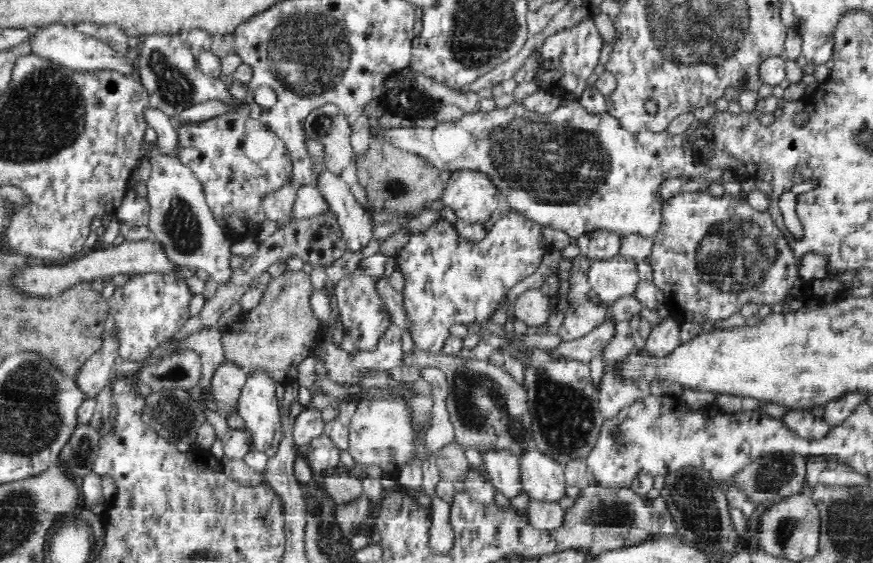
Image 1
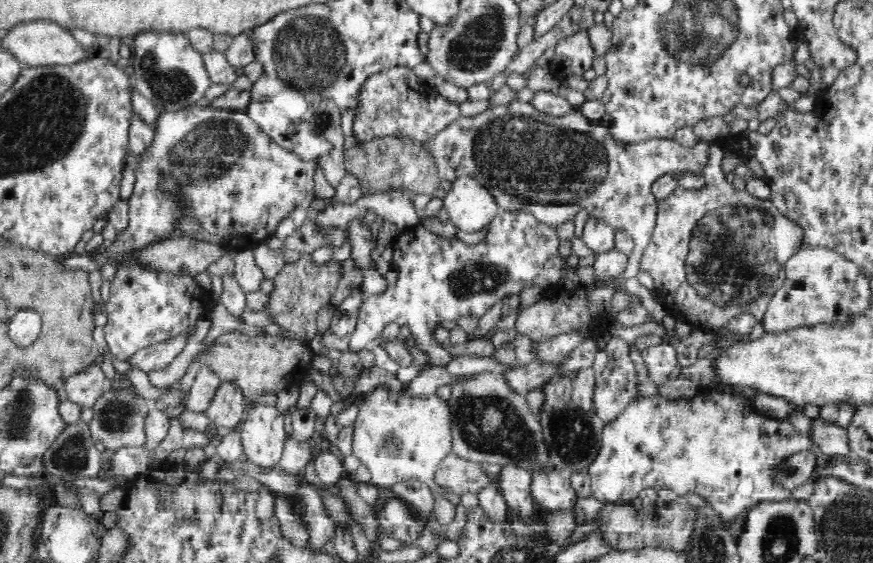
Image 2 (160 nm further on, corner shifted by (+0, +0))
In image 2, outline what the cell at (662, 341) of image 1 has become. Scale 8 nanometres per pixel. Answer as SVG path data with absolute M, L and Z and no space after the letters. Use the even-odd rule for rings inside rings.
M670 343L644 348L641 355L647 365L650 380L656 383L658 388L669 380L671 372L678 365L676 350Z

